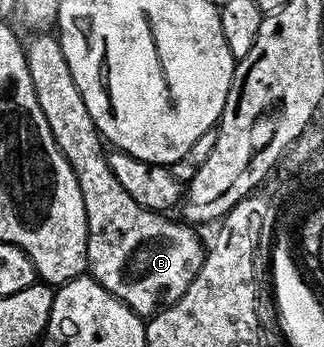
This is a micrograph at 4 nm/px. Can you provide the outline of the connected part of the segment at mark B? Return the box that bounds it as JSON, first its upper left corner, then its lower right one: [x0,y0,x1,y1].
[25,34,207,318]

